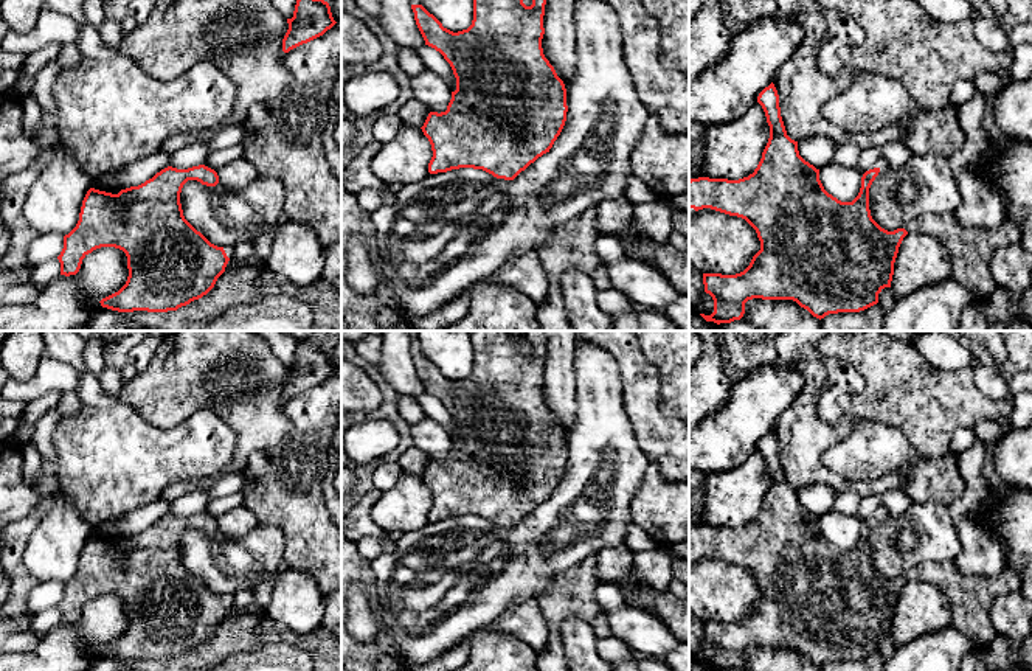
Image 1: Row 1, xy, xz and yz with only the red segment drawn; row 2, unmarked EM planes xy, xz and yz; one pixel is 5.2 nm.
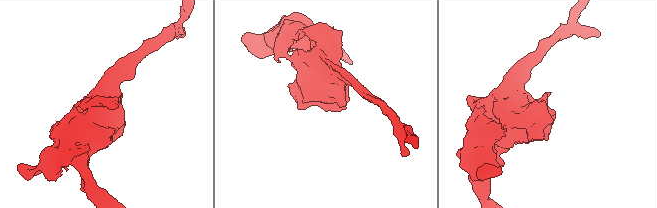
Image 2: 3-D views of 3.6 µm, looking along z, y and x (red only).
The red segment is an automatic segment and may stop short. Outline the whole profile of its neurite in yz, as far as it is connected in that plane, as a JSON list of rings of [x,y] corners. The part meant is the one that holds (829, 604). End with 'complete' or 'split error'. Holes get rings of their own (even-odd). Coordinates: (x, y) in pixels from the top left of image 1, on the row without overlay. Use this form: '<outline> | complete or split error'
[[[773,430],[759,441],[757,450],[765,460],[770,486],[754,520],[739,528],[689,528],[689,556],[711,556],[742,565],[760,589],[760,598],[743,620],[703,621],[705,640],[714,648],[714,660],[700,662],[706,669],[740,668],[745,651],[753,646],[793,648],[819,668],[829,662],[864,659],[878,651],[885,635],[891,635],[899,595],[908,581],[933,582],[944,590],[951,603],[954,624],[981,648],[998,637],[990,607],[996,595],[1020,590],[1021,578],[1013,567],[1006,565],[998,575],[962,575],[956,562],[923,561],[902,576],[888,579],[872,567],[869,558],[869,536],[880,516],[863,522],[860,541],[852,550],[838,548],[824,537],[819,517],[799,503],[798,489],[787,483]]] | split error

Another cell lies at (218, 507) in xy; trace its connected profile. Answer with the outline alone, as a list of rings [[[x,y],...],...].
[[[241,492],[217,497],[217,499],[211,499],[211,502],[203,509],[203,513],[217,519],[222,514],[225,514],[227,511],[230,511],[233,508],[237,508],[237,506],[242,506],[242,502],[244,502],[244,497],[242,497]]]

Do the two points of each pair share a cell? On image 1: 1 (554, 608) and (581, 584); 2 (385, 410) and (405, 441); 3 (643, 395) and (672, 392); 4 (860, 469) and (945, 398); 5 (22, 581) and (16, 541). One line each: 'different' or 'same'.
1: same
2: same
3: different
4: different
5: same

